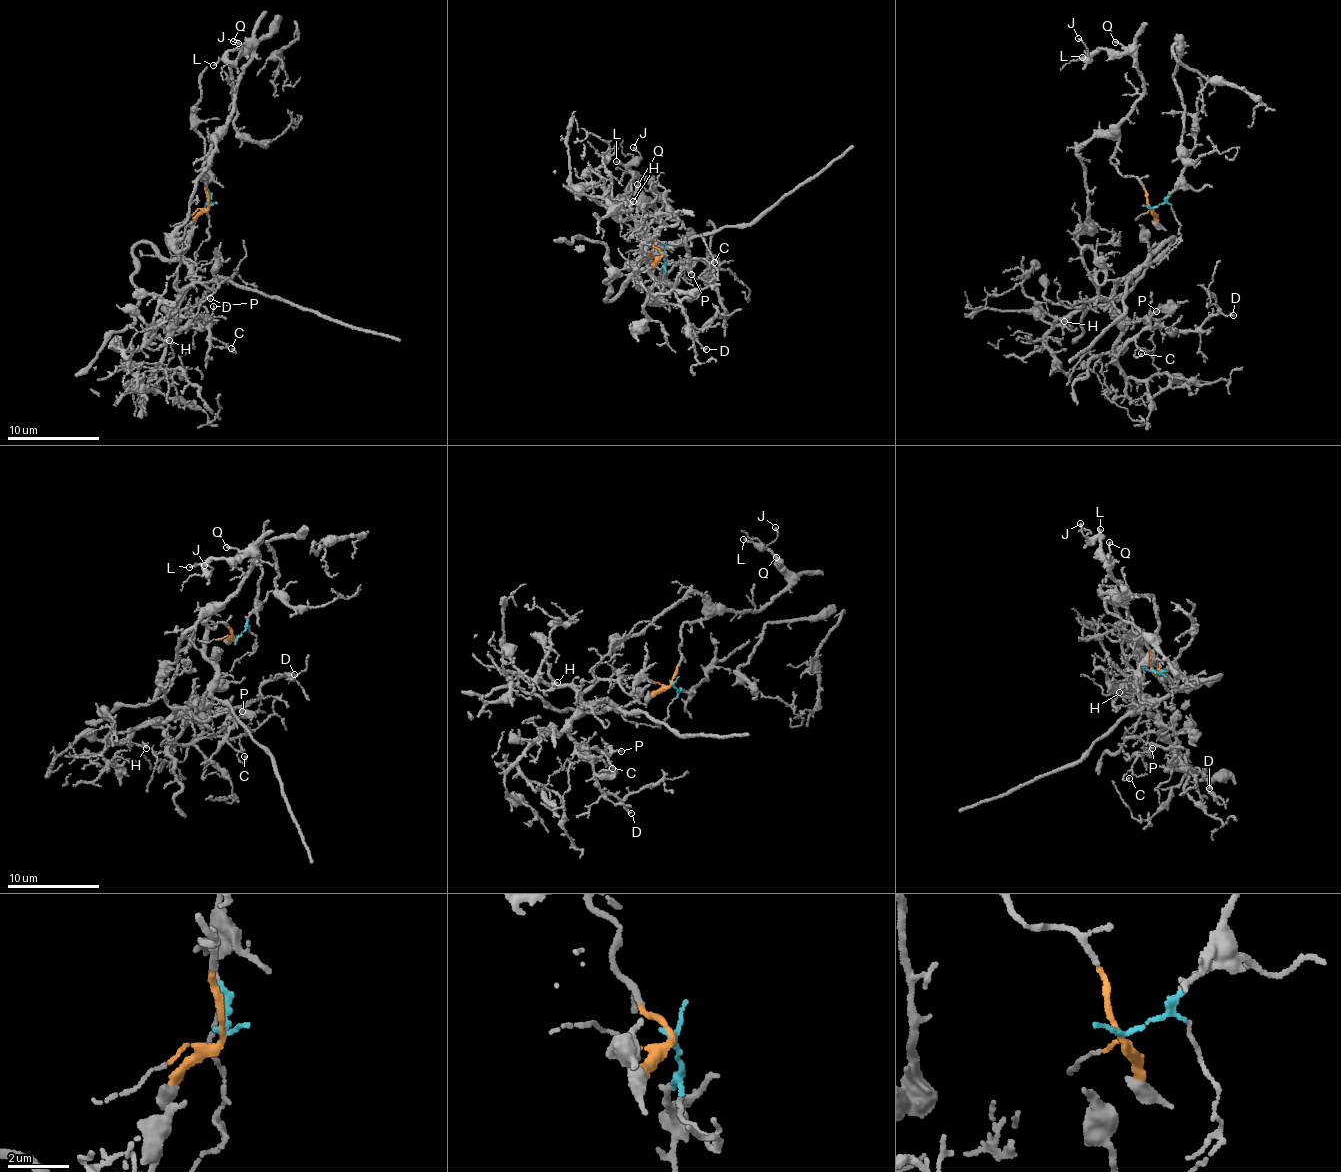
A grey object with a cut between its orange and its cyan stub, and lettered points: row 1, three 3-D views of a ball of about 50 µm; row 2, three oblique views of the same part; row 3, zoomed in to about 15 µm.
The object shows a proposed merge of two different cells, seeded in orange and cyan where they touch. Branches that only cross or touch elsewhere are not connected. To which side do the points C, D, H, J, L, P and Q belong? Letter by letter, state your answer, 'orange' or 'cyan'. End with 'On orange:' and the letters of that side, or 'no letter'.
C: cyan
D: cyan
H: cyan
J: orange
L: orange
P: cyan
Q: orange
On orange: J, L, Q

